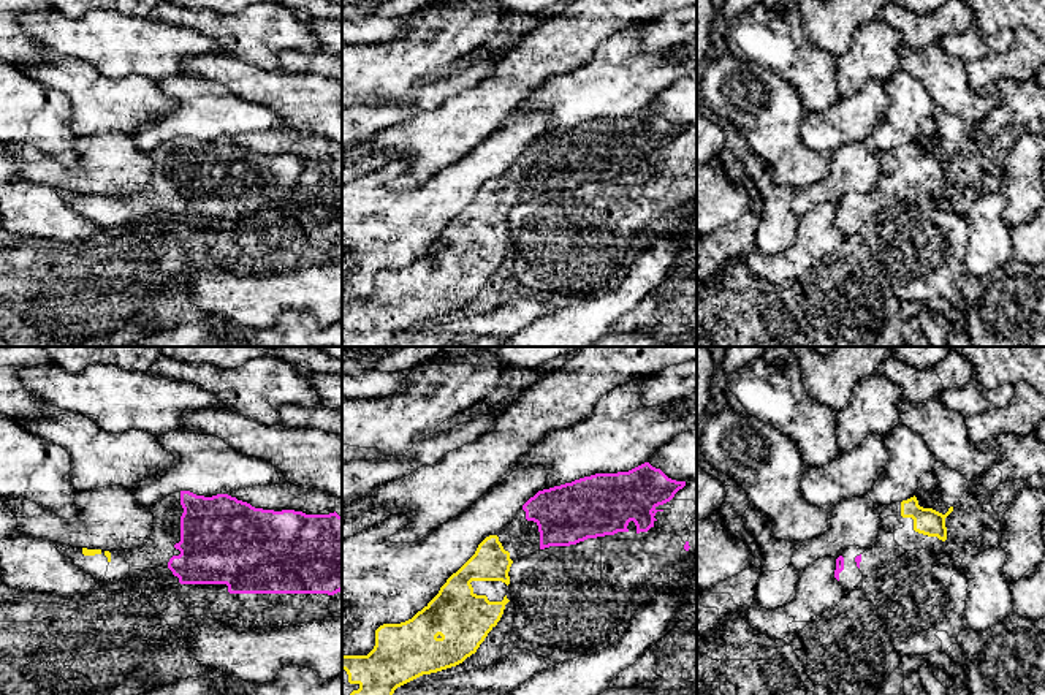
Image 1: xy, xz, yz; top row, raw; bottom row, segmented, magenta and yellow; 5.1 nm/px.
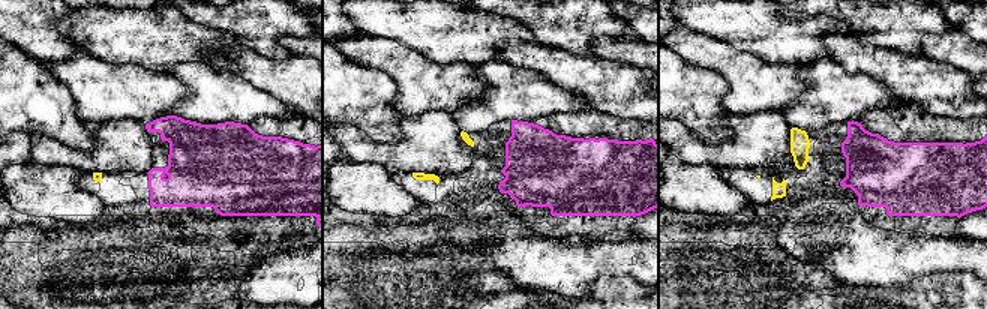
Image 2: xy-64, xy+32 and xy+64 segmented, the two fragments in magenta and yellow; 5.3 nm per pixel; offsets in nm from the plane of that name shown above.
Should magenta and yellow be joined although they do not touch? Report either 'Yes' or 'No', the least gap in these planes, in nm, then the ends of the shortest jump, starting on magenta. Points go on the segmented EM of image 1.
Yes. Distance 160 nm. Across: xz (540, 548), (512, 561)

